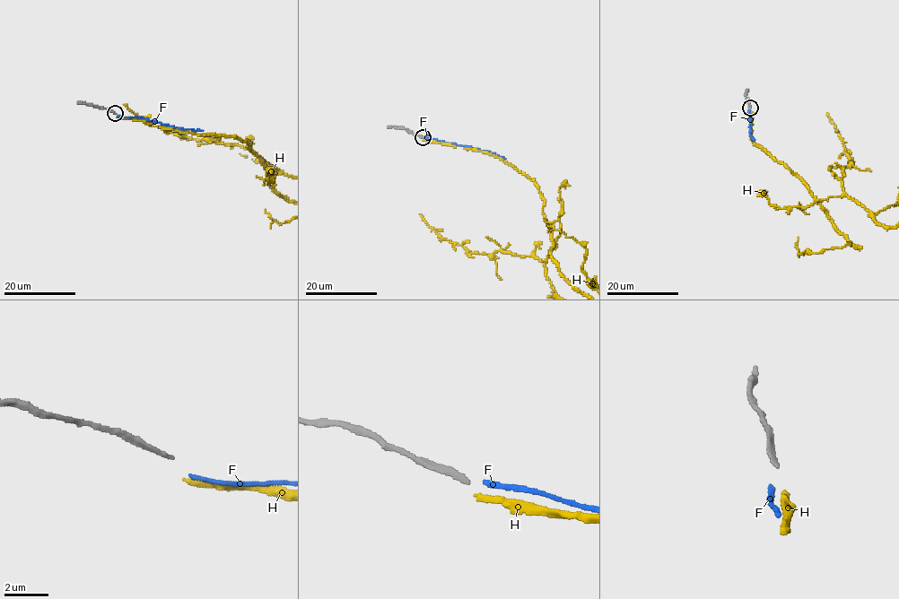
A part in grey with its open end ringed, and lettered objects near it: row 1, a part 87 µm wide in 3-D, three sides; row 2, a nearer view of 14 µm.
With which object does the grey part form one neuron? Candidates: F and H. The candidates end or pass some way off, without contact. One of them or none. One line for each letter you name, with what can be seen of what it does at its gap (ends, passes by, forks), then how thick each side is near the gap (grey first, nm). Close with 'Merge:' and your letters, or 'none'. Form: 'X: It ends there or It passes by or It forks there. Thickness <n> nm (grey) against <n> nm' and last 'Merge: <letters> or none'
Merge: none

